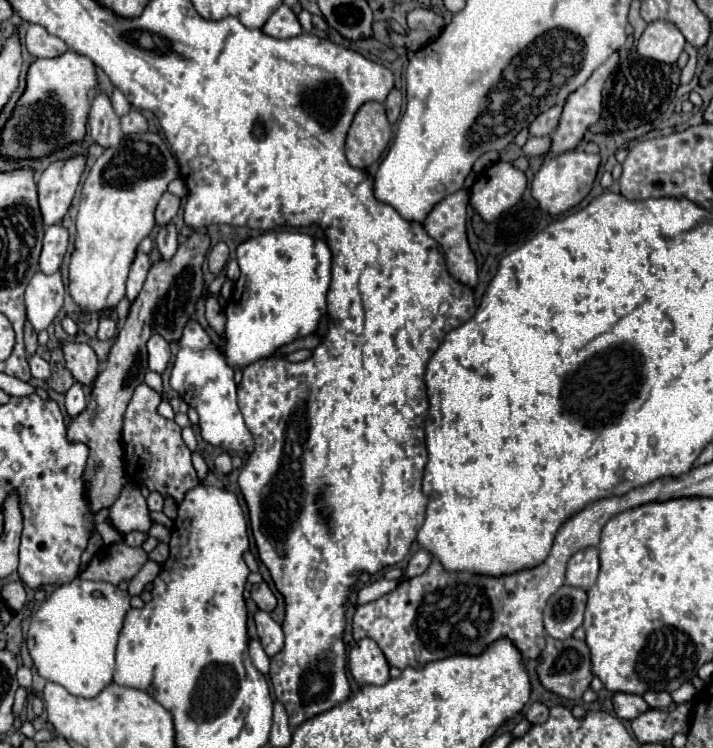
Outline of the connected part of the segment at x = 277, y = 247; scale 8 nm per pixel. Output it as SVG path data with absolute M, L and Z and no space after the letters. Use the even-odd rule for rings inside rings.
M274 230L242 242L236 250L240 264L240 278L234 284L234 292L224 308L226 314L226 350L224 356L232 366L248 366L260 358L268 358L278 346L296 338L308 336L316 330L318 320L326 312L326 292L330 286L330 248L324 240L314 240L308 234Z

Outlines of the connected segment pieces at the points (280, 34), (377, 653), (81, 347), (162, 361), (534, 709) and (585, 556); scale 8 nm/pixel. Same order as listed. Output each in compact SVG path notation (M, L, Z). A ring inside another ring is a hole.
M282 4L266 20L266 24L262 26L262 30L268 36L272 36L272 38L294 38L294 36L300 36L302 34L302 26L300 26L296 14L286 4Z
M364 638L354 644L348 656L348 670L360 686L386 684L390 680L388 662L378 644L370 638Z
M80 342L64 344L62 350L66 358L66 368L72 372L72 376L82 386L90 386L96 380L98 366L100 366L96 352L88 344L80 344Z
M152 336L148 340L148 362L150 362L150 370L164 374L164 370L168 368L170 362L170 346L164 338L160 336Z
M532 704L532 706L528 708L526 718L528 718L532 724L542 724L542 722L546 722L546 720L548 720L548 706L544 706L544 704Z
M584 548L570 558L566 570L566 584L590 590L596 584L598 570L600 570L598 548Z

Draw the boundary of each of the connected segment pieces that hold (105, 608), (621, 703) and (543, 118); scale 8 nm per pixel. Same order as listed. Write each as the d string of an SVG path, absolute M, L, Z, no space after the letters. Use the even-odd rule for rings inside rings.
M74 578L58 586L34 614L26 634L28 652L38 674L64 686L74 696L98 696L112 682L114 650L128 610L130 594L110 582ZM94 592L100 592L100 596L94 596Z
M616 692L614 698L612 698L612 702L614 702L614 710L616 710L618 718L622 718L622 720L634 720L638 714L642 714L642 712L648 710L648 704L638 694Z
M556 104L554 108L542 112L532 124L530 124L530 134L532 136L548 136L556 130L558 122L562 116L562 104Z

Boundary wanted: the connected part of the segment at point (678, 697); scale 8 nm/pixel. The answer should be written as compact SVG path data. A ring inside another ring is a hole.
M682 684L682 686L680 686L678 690L674 690L670 696L672 696L674 704L684 704L684 702L694 700L696 690L694 690L694 686L692 686L692 684Z

